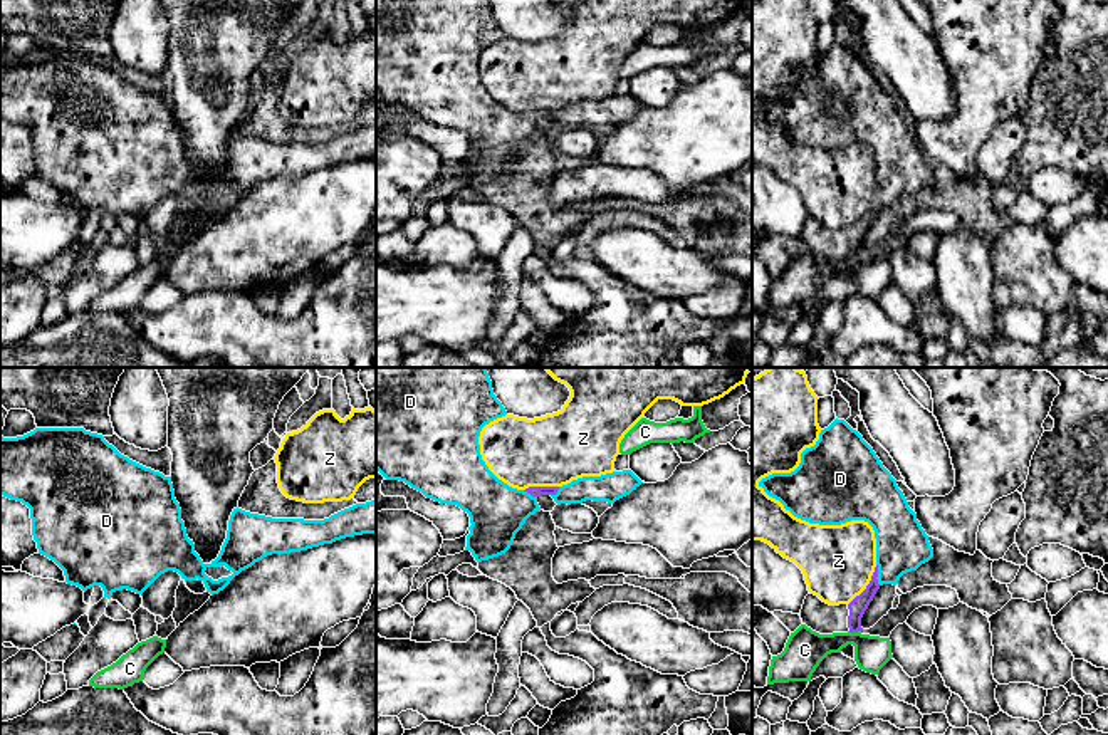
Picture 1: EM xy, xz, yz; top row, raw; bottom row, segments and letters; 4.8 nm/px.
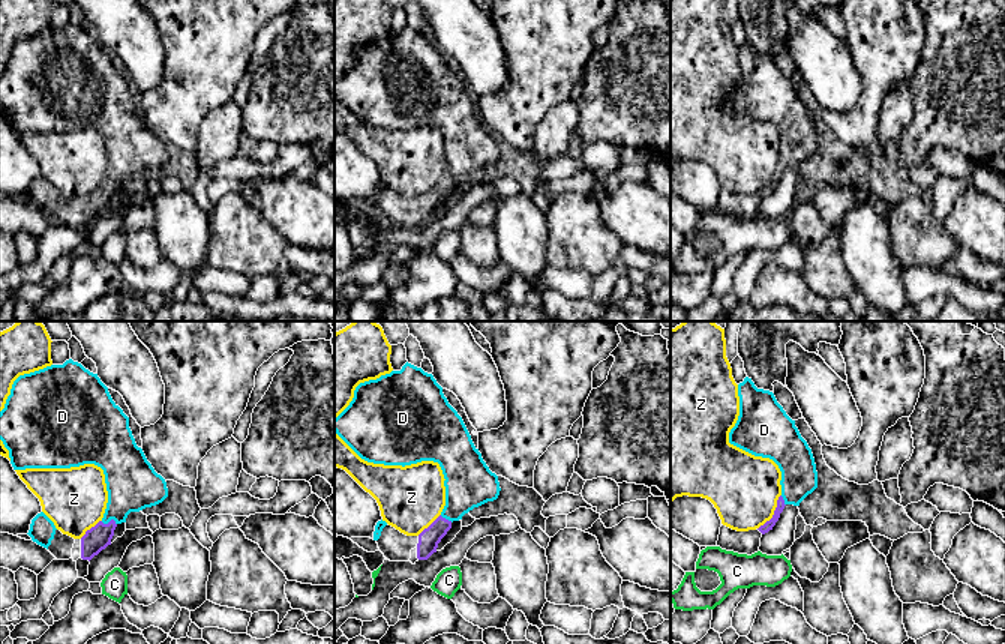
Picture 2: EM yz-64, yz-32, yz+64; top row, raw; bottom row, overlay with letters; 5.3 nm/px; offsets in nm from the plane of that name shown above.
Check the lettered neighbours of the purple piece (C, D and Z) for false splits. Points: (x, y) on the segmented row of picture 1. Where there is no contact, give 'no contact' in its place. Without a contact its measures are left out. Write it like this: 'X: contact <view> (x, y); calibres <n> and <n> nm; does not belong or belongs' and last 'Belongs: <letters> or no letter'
C: contact yz (853, 631); calibres 80 and 190 nm; does not belong
D: contact yz (877, 574); calibres 80 and 260 nm; belongs
Z: contact yz (867, 586); calibres 80 and 360 nm; does not belong
Belongs: D

